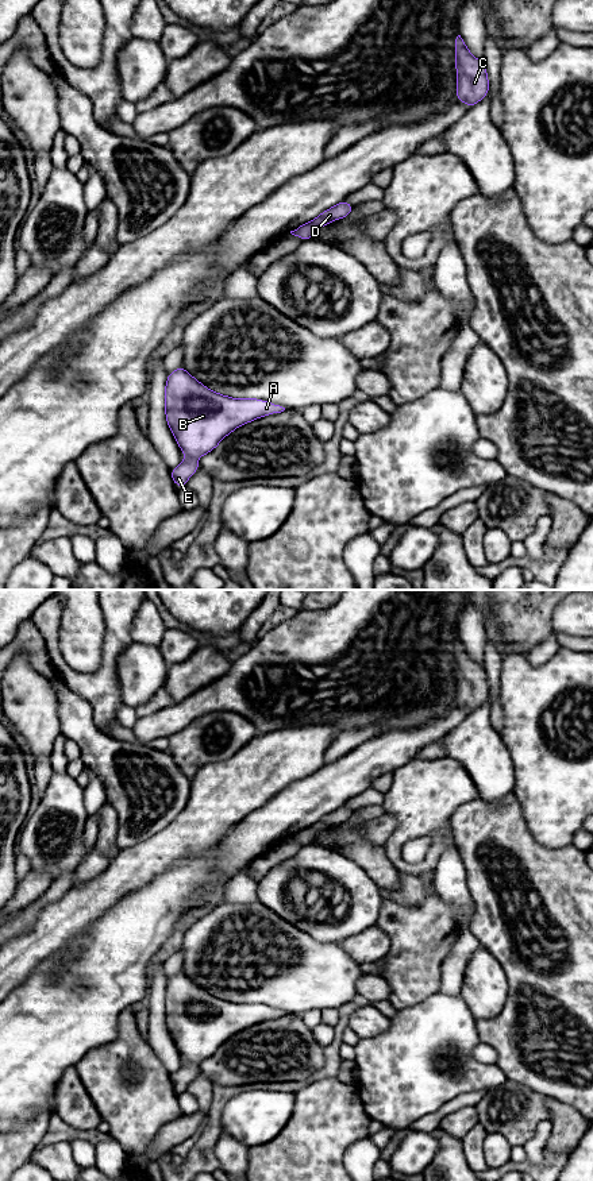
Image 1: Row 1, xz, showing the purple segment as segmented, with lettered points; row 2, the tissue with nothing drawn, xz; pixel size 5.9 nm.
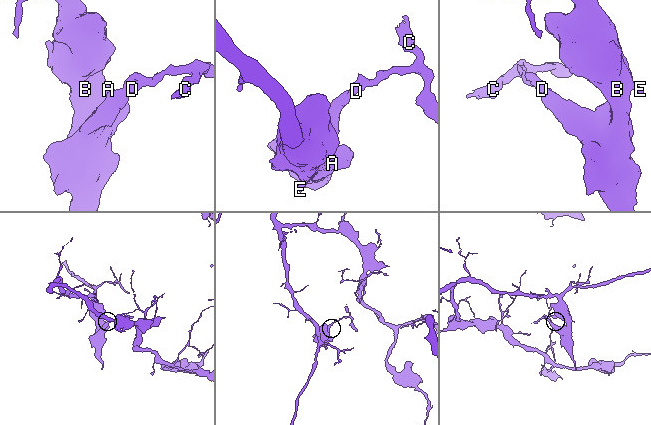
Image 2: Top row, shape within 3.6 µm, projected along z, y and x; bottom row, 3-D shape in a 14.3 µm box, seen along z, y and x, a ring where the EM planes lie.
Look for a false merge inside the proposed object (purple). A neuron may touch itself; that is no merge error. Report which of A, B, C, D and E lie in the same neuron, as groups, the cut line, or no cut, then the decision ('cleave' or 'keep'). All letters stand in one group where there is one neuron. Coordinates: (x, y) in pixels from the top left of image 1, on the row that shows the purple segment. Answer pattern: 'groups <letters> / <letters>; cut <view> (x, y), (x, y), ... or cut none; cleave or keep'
groups A B E / C D; cut xz (311, 222), (318, 228); cleave

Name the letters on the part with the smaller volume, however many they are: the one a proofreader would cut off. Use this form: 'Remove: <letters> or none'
Remove: C, D

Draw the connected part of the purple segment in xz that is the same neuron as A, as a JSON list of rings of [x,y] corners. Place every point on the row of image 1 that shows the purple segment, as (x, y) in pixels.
[[[182,366],[167,374],[165,416],[186,459],[170,470],[178,487],[199,470],[199,456],[215,449],[236,428],[285,408],[258,398],[231,398],[192,377]]]

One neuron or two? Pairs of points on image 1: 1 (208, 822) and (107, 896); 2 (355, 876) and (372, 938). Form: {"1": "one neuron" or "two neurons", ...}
{"1": "one neuron", "2": "two neurons"}

